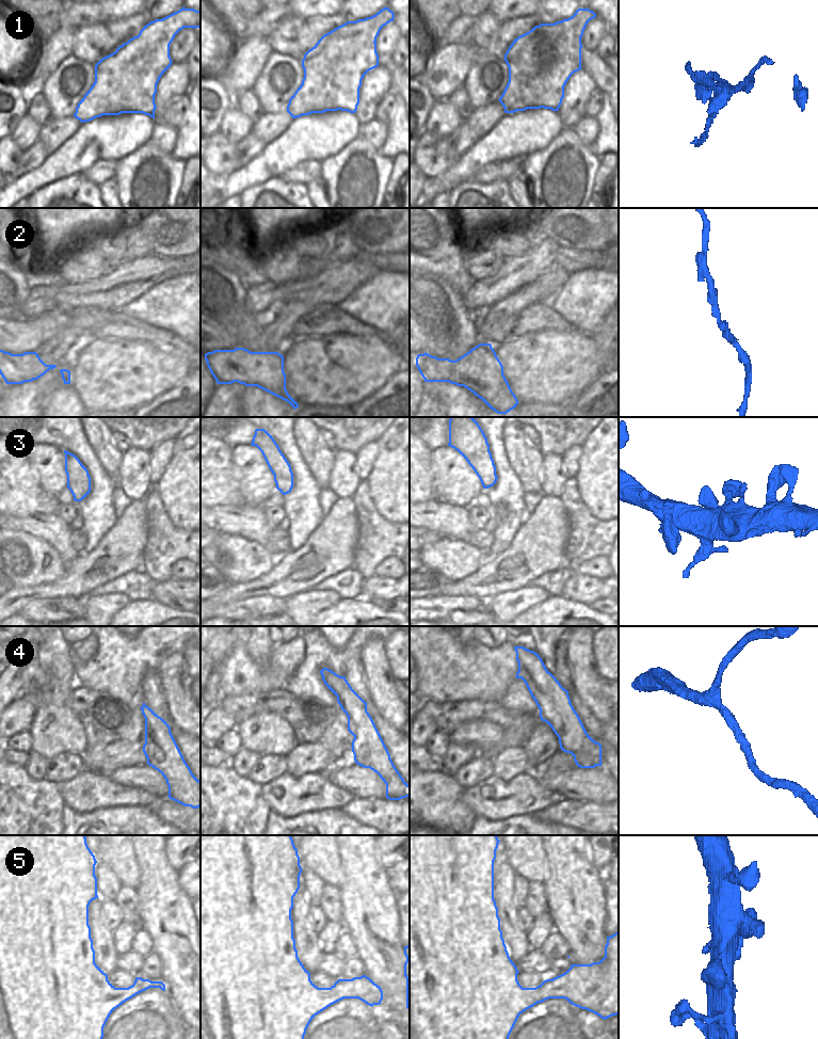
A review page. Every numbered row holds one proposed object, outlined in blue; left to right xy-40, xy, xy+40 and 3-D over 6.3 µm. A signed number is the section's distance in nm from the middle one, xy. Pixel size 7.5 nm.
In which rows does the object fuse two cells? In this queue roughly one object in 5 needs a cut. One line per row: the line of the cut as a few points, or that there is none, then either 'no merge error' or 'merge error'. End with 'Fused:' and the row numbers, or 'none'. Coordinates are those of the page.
1: xy-40 (177, 32), (167, 43), (158, 32), (128, 42), (76, 111) | merge error
2: no cut | no merge error
3: no cut | no merge error
4: no cut | no merge error
5: no cut | no merge error
Fused: 1

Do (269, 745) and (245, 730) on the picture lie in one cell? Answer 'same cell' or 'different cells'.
same cell

